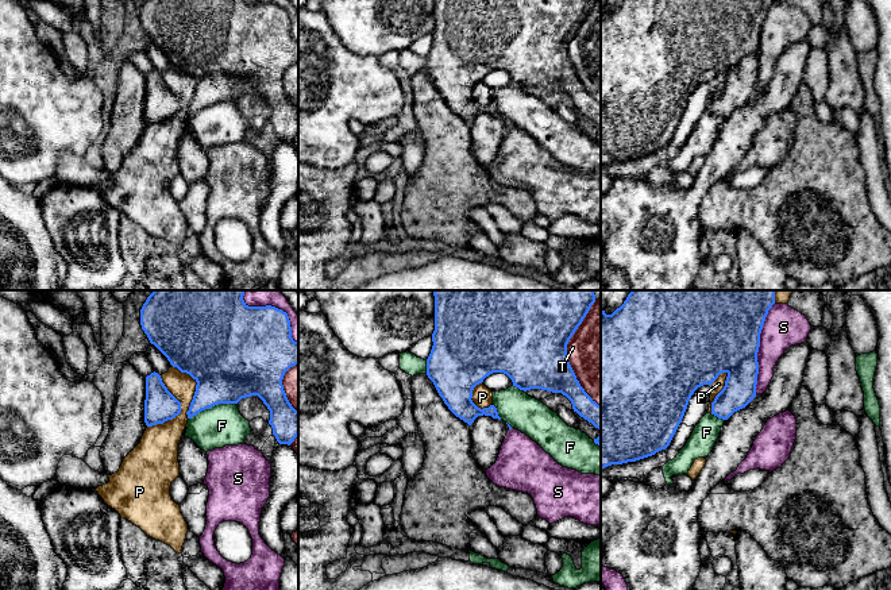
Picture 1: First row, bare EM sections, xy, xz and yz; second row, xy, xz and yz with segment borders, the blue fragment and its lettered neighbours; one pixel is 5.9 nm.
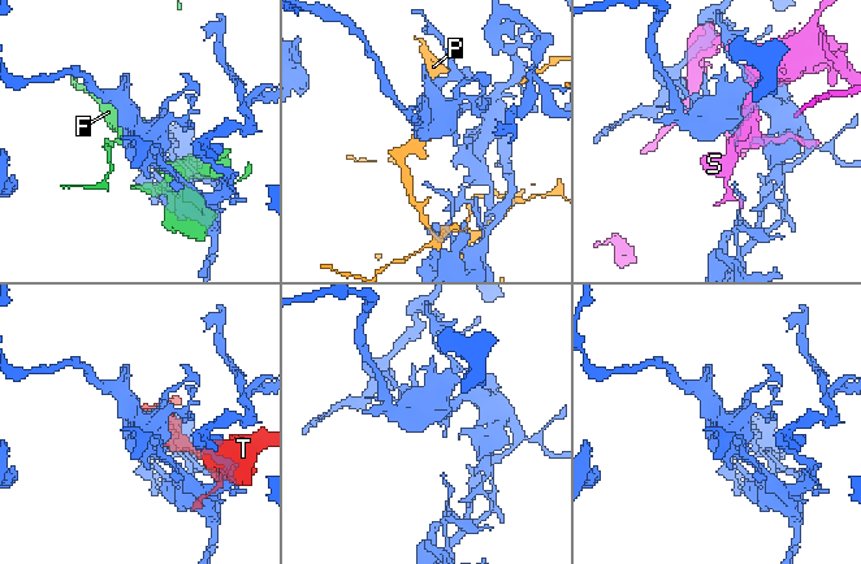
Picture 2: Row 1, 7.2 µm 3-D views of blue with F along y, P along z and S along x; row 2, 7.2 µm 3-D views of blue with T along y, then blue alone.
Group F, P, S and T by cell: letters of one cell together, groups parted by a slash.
F / P / S / T

